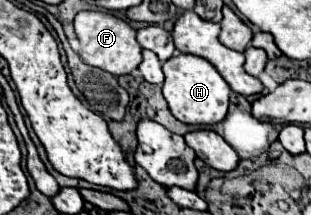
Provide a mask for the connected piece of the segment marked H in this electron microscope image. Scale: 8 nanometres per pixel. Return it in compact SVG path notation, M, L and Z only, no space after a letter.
M177 54L163 64L165 82L163 96L173 112L173 116L185 124L217 124L225 118L229 106L229 84L213 68L213 64L195 54Z

